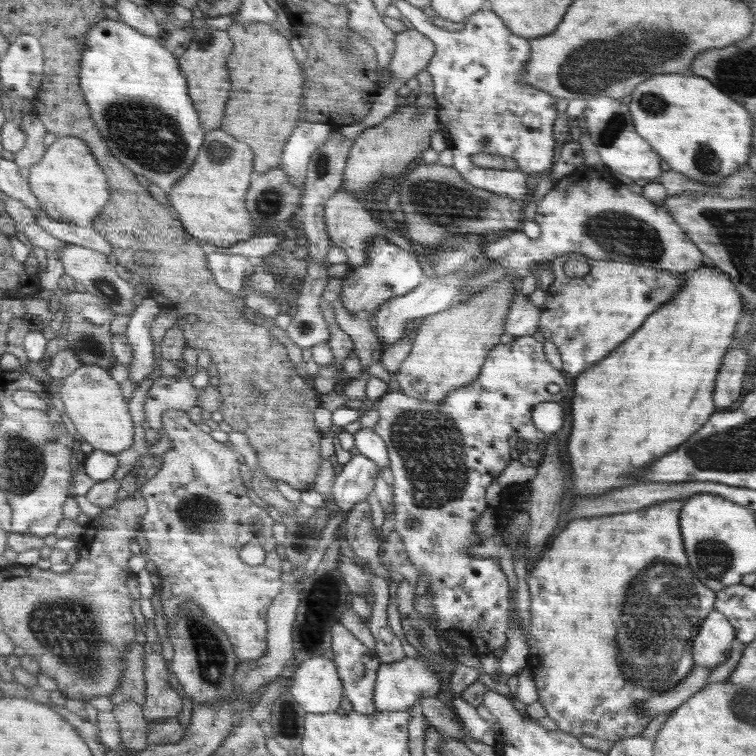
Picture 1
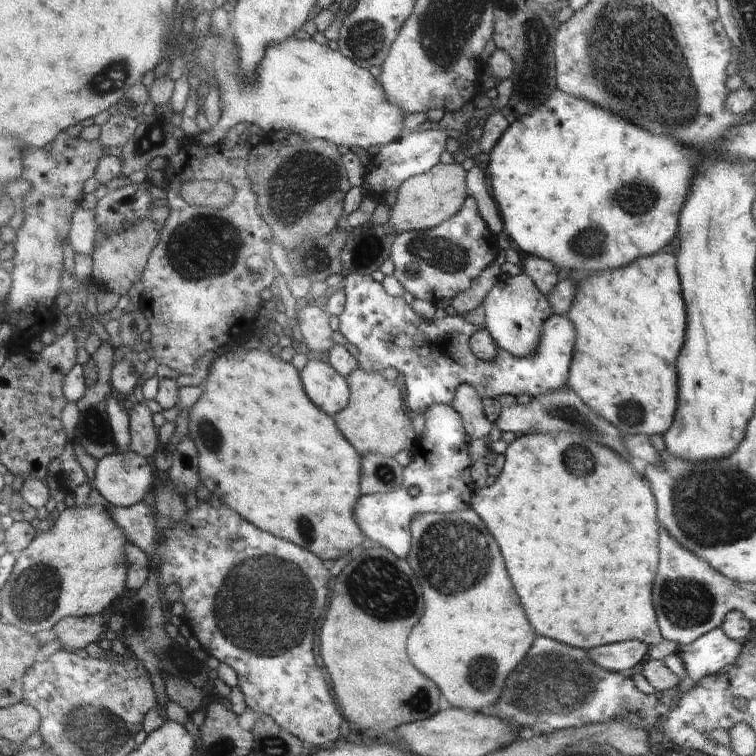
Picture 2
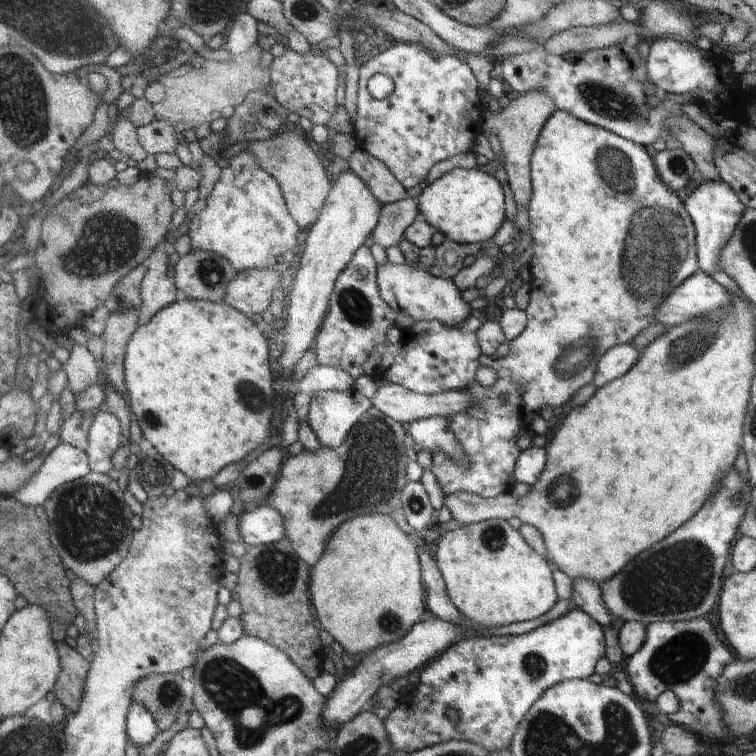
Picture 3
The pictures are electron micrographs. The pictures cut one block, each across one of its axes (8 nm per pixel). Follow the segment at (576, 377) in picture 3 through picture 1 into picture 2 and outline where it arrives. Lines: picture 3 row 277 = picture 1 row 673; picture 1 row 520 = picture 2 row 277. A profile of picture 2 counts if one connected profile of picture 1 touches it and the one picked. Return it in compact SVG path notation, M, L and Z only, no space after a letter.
M658 251L657 253L640 257L636 261L620 268L620 270L608 270L608 272L586 272L586 274L568 273L570 278L575 279L575 291L572 306L566 316L573 321L573 325L578 326L578 352L572 358L572 372L570 373L570 386L580 398L588 404L592 410L602 412L601 417L613 424L623 435L626 434L664 434L670 425L676 410L676 358L680 354L682 342L684 342L684 332L686 332L686 304L682 298L682 286L680 286L680 270L677 266L677 258L670 252Z

